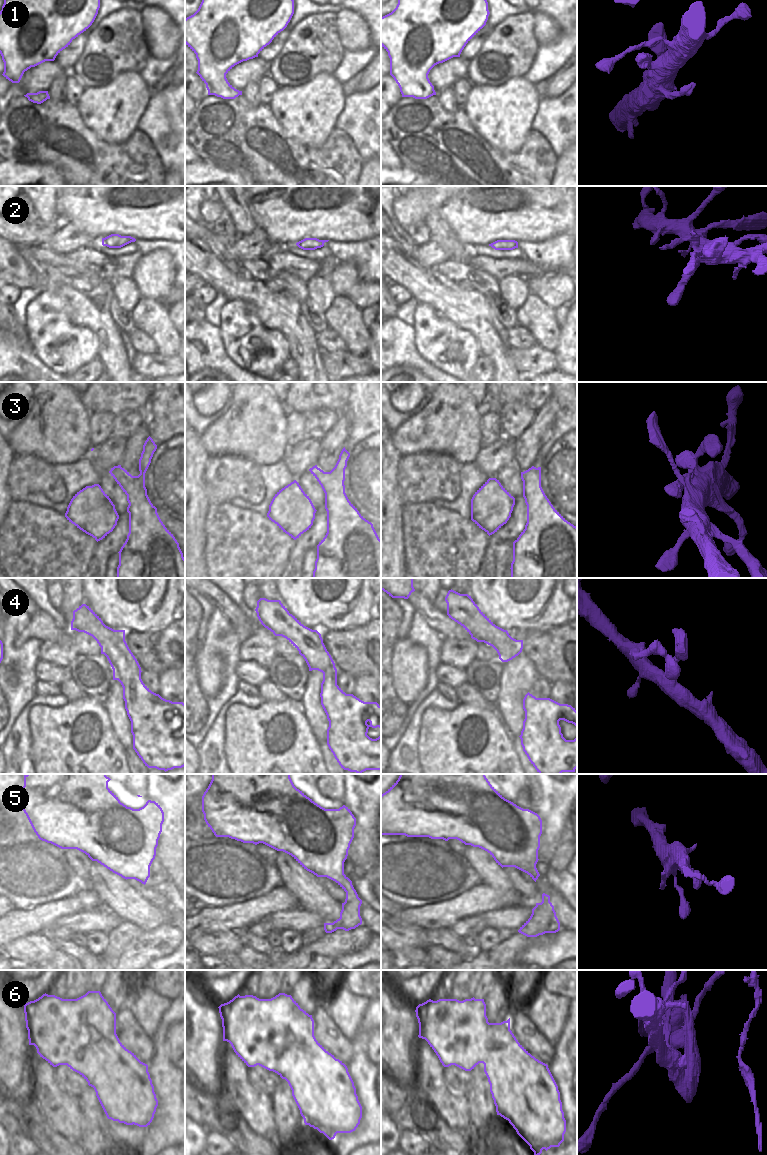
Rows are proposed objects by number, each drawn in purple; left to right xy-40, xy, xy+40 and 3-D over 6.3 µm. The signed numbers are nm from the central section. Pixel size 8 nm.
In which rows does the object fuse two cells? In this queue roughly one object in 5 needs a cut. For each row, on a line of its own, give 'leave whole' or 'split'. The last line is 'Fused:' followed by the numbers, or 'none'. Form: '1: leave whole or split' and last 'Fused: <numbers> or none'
1: leave whole
2: leave whole
3: leave whole
4: leave whole
5: leave whole
6: split
Fused: 6

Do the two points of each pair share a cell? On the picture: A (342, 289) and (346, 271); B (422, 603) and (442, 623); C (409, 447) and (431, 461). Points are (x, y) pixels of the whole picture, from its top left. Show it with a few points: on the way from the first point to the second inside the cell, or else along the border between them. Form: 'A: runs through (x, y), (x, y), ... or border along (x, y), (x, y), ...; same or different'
A: runs through (342, 285), (342, 278), (345, 275); same
B: runs through (425, 608), (437, 620); same
C: border along (441, 453), (418, 452), (401, 456); different

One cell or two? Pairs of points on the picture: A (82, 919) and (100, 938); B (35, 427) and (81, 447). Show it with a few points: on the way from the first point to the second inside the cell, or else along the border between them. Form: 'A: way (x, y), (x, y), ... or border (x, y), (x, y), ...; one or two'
A: border (106, 933), (91, 931), (85, 934); two
B: way (46, 434), (59, 434), (70, 442); one

